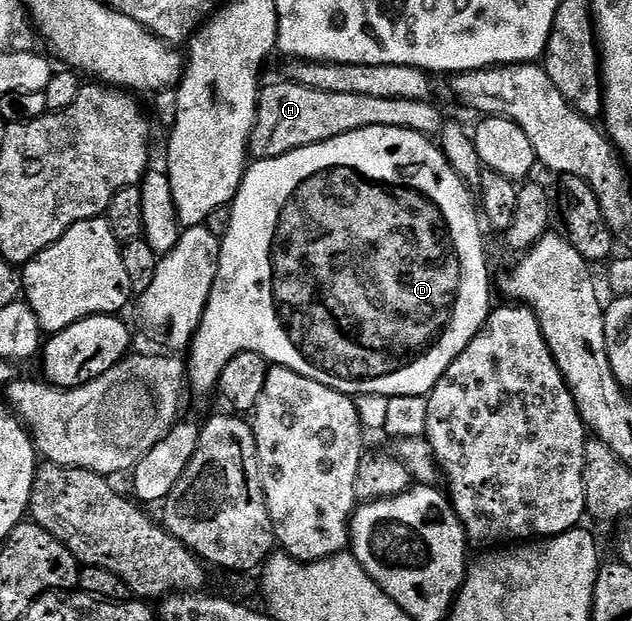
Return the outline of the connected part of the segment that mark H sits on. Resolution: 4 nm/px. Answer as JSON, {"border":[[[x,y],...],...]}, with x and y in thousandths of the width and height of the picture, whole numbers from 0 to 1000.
{"border":[[[451,129],[437,132],[432,138],[419,137],[415,156],[405,179],[405,198],[399,208],[399,217],[392,222],[392,238],[400,256],[438,254],[453,251],[472,238],[495,235],[505,229],[522,225],[528,219],[541,219],[547,213],[560,213],[566,206],[585,206],[587,203],[641,203],[663,216],[688,217],[690,177],[682,163],[636,161],[634,158],[606,158],[604,155],[547,155],[528,148],[509,148],[489,138],[478,138],[473,132]]]}

